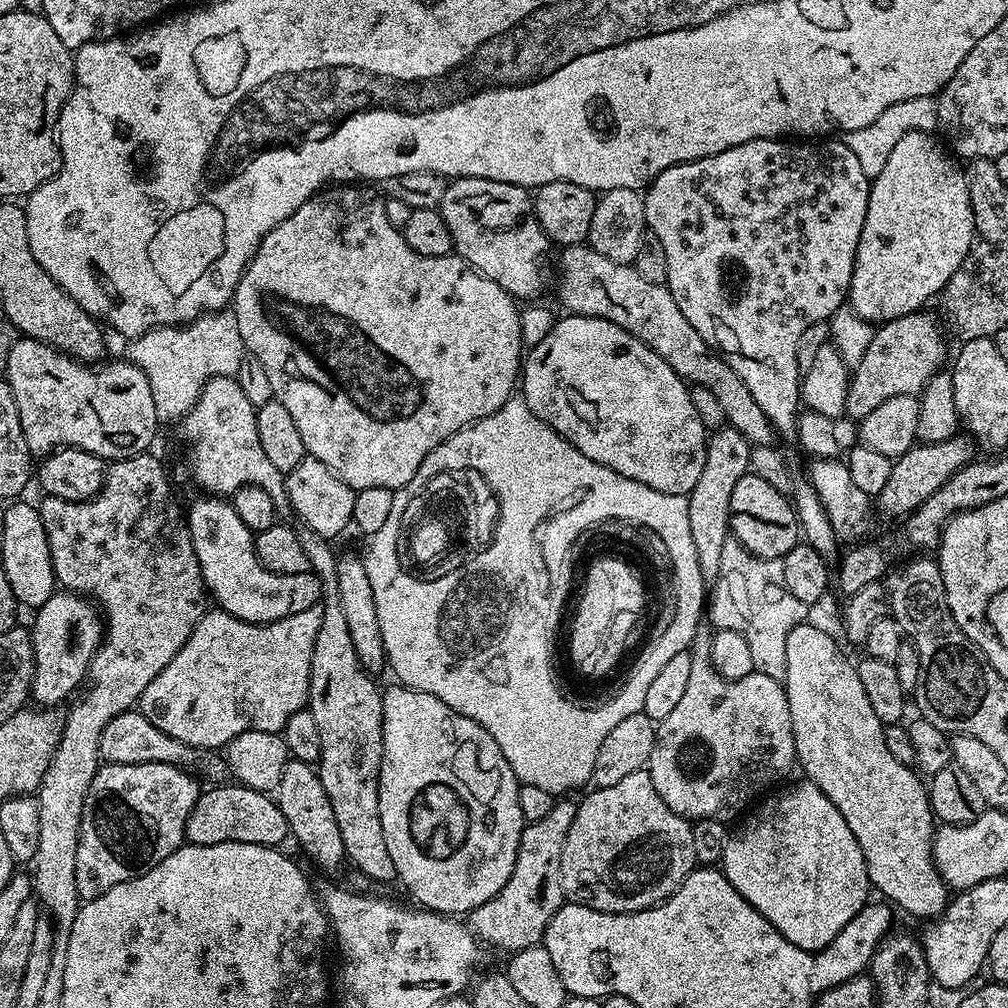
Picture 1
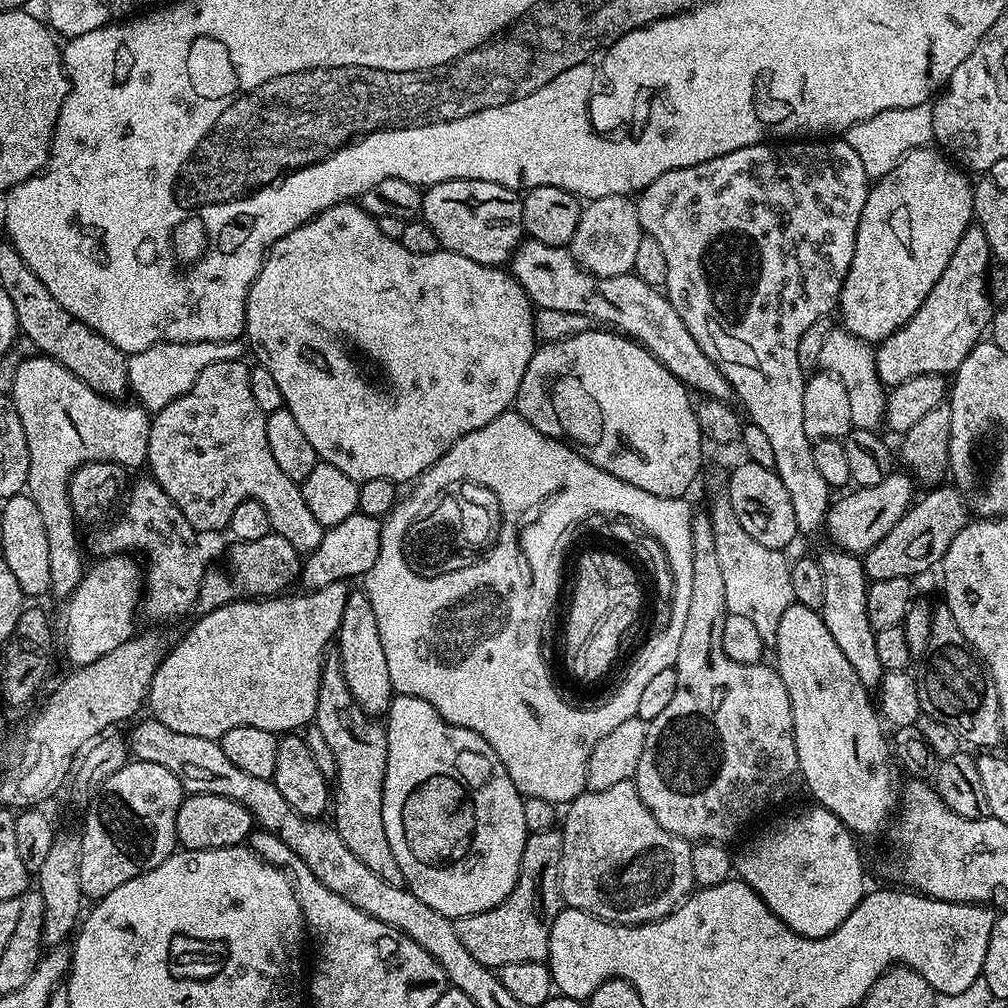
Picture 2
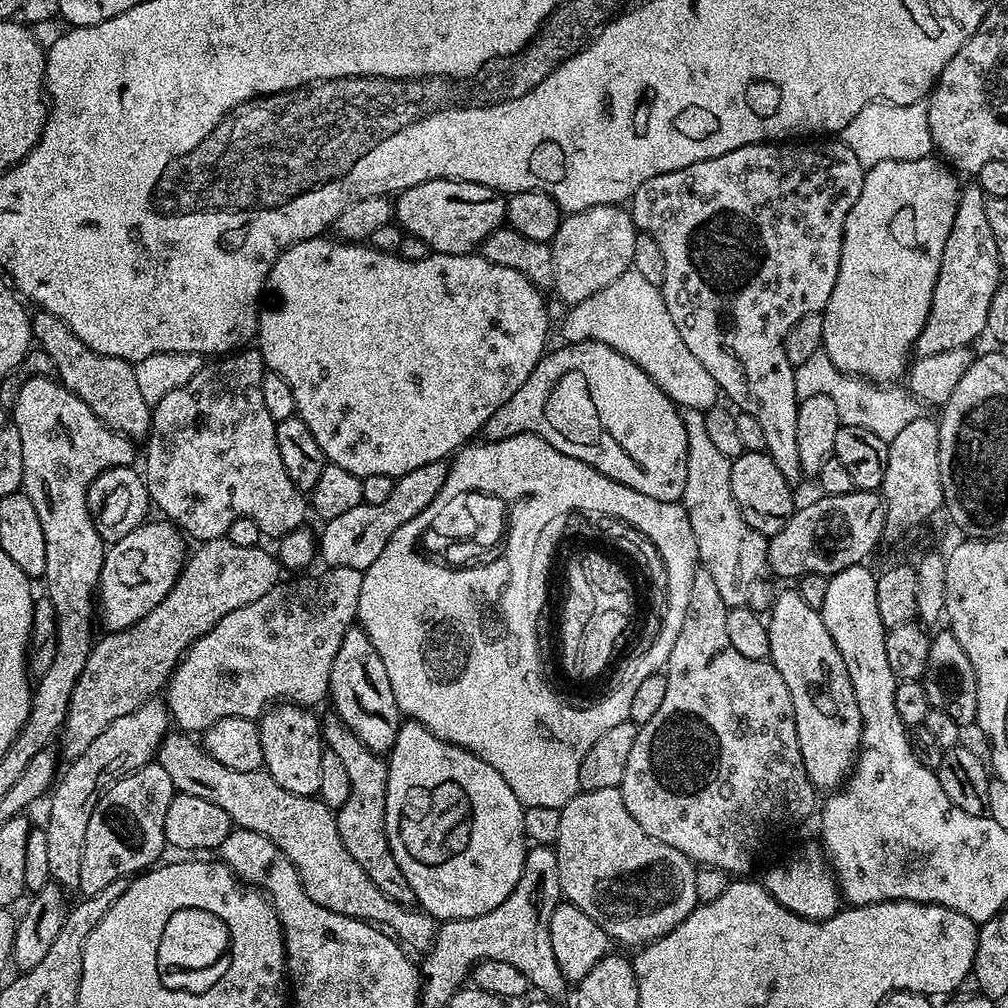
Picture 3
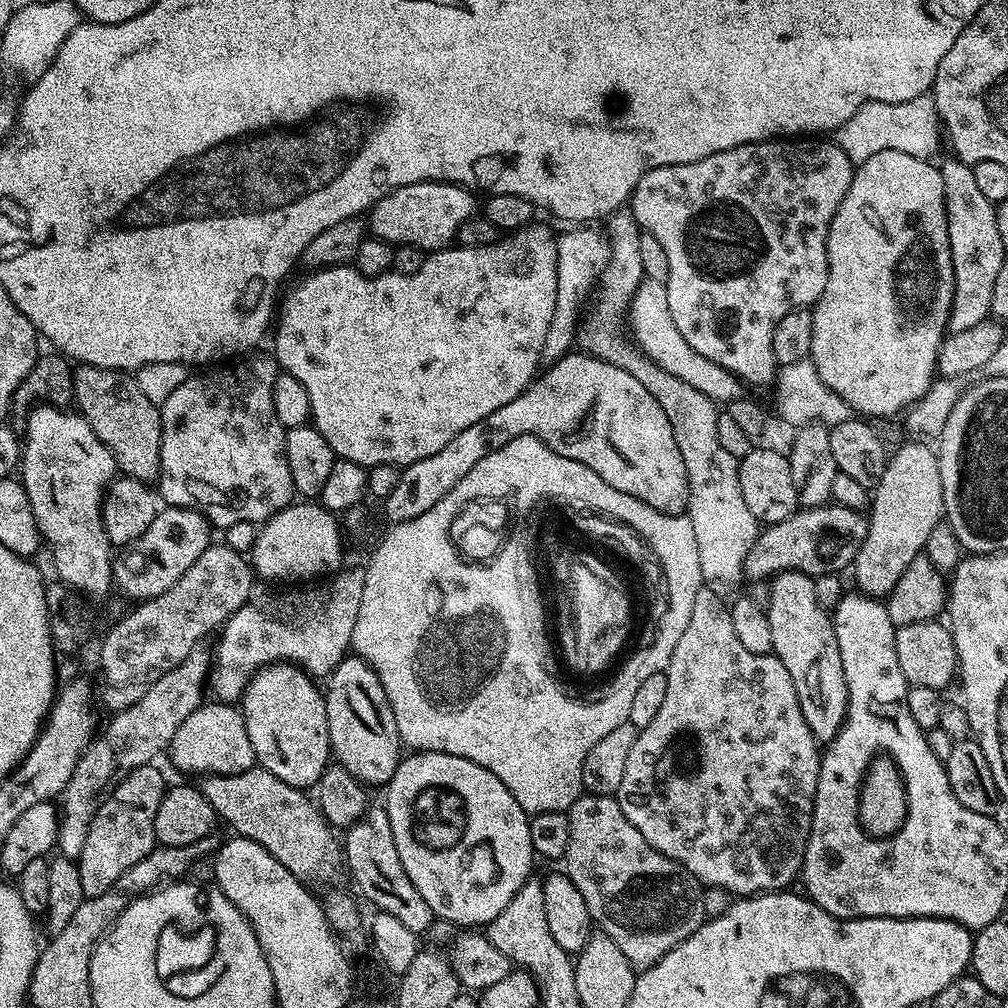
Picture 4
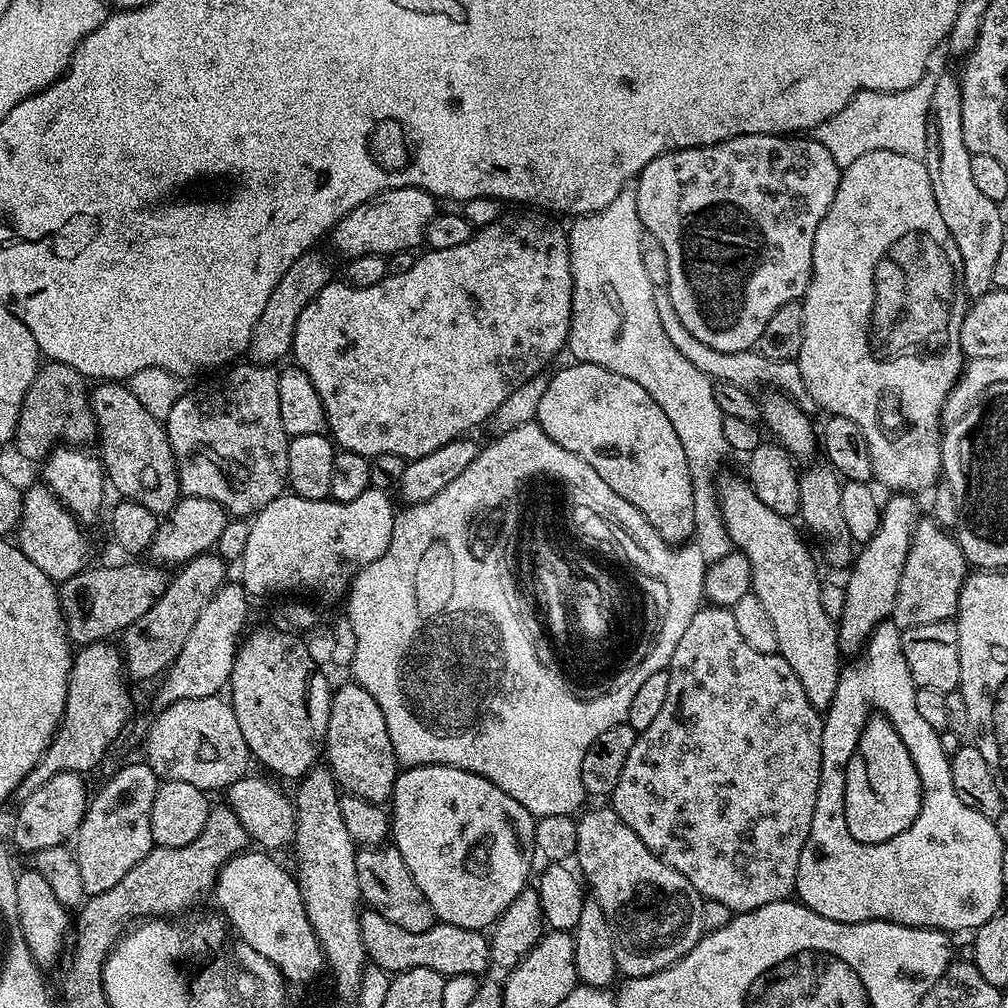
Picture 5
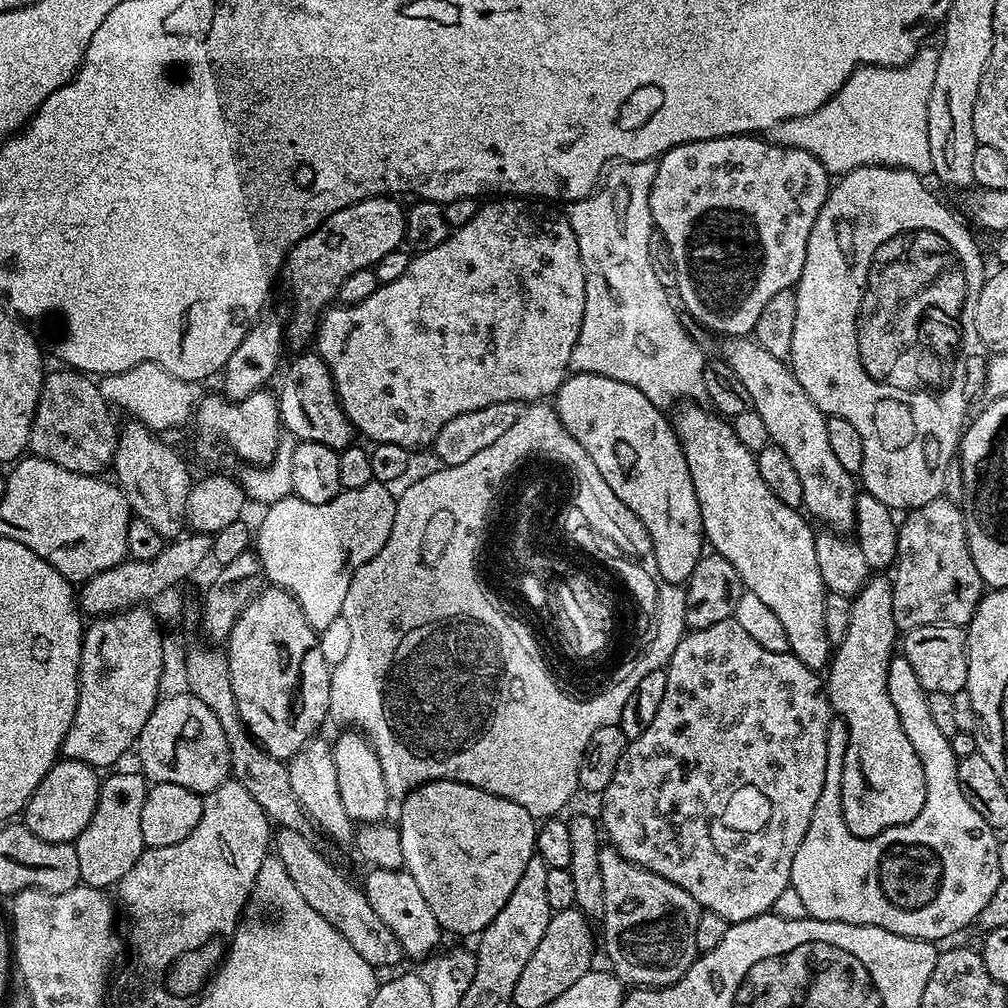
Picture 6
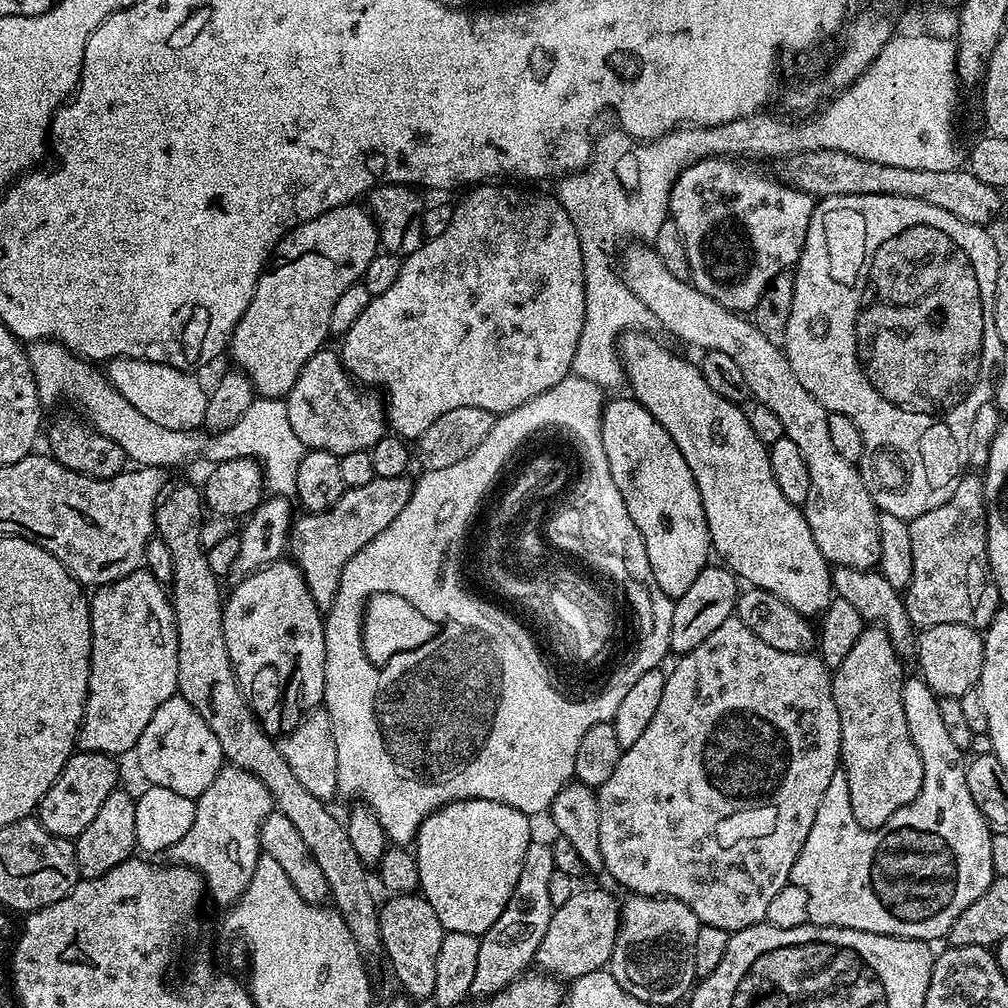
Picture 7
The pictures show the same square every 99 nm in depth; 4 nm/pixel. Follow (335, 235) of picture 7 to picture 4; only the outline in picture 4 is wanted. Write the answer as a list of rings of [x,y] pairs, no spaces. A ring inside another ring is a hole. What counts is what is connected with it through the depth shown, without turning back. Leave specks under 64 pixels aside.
[[[438,180],[402,186],[372,205],[366,216],[366,228],[371,235],[393,246],[413,244],[425,254],[439,252],[449,247],[460,227],[473,218],[478,208],[475,199],[477,197],[462,185],[441,184]]]

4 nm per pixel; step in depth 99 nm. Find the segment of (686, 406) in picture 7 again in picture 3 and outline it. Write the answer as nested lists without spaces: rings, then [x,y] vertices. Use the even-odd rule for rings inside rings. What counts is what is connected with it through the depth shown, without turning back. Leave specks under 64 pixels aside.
[[[799,590],[784,592],[772,604],[772,617],[766,620],[770,634],[770,659],[772,665],[782,674],[786,682],[786,690],[790,690],[790,698],[794,702],[794,722],[798,734],[798,750],[802,750],[802,766],[806,766],[806,774],[817,790],[835,790],[848,778],[856,755],[860,753],[860,735],[862,734],[862,714],[858,710],[858,698],[854,698],[854,686],[850,682],[850,674],[846,670],[846,662],[842,662],[842,654],[838,654],[838,646],[826,630],[826,622],[822,622],[820,609],[809,606]]]

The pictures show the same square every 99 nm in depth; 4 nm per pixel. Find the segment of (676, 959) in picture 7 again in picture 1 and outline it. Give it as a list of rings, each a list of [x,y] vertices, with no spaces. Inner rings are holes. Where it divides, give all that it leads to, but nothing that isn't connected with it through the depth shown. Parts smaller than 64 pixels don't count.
[[[647,770],[629,774],[614,786],[593,787],[591,791],[584,801],[577,803],[574,823],[570,834],[566,834],[566,846],[562,846],[560,873],[565,897],[573,904],[603,912],[641,912],[661,904],[697,867],[692,824],[674,814],[674,810],[658,798],[658,790],[654,790]]]

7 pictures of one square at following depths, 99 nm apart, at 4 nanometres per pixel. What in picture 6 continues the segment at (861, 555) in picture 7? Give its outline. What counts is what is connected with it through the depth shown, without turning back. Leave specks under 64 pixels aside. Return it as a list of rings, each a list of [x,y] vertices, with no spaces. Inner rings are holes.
[[[737,336],[725,339],[723,343],[723,359],[750,393],[751,410],[757,412],[766,424],[769,441],[786,450],[786,458],[790,458],[802,481],[803,507],[807,515],[813,521],[821,520],[825,529],[841,534],[851,533],[856,523],[858,484],[853,473],[840,465],[830,446],[824,413],[814,406],[810,394],[802,390],[791,367],[785,361],[774,358],[774,354],[762,350],[755,338]]]

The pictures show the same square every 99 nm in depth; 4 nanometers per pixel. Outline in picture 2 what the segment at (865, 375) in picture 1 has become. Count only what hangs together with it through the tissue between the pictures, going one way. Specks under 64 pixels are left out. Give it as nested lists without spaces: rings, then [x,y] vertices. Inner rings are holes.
[[[969,226],[942,270],[942,278],[934,282],[934,290],[926,294],[926,302],[894,334],[875,345],[876,376],[885,386],[895,386],[915,376],[944,376],[955,373],[973,346],[989,331],[994,313],[990,295],[988,263],[994,257],[979,226]]]

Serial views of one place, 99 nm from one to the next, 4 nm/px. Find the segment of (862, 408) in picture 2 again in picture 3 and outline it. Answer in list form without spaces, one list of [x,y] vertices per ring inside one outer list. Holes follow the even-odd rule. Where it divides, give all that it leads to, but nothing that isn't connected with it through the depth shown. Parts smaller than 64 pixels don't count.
[[[823,350],[815,352],[806,362],[795,365],[796,394],[801,400],[814,398],[814,394],[826,394],[826,398],[834,400],[838,409],[838,418],[843,426],[862,426],[862,430],[871,430],[878,438],[892,441],[893,438],[922,414],[921,401],[911,392],[900,386],[881,386],[863,376],[850,376],[847,372],[838,370],[834,362]]]

